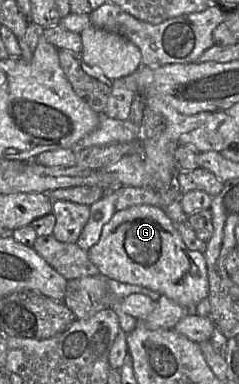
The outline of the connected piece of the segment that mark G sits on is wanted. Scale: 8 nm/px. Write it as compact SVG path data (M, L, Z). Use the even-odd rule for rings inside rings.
M138 205L117 210L110 221L103 226L99 241L87 253L104 277L153 290L189 311L194 311L208 296L209 282L204 253L187 248L163 208Z

